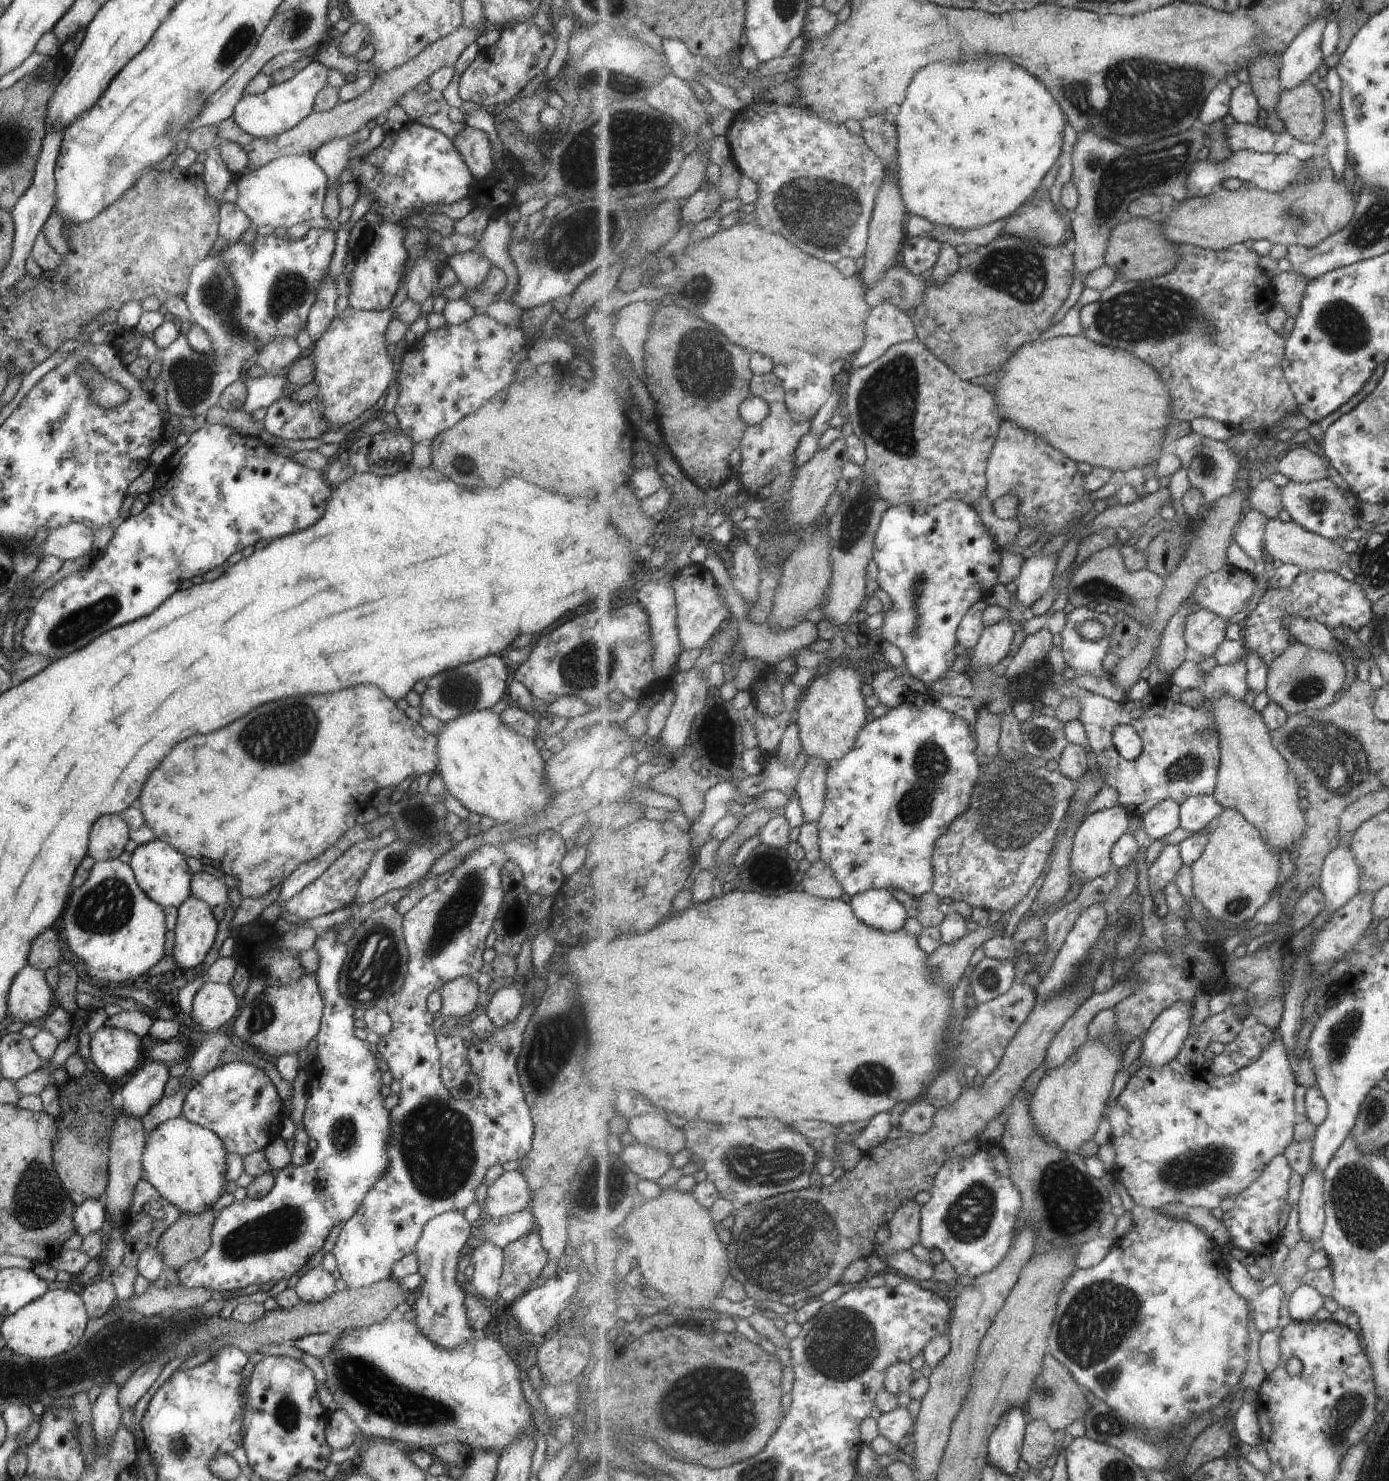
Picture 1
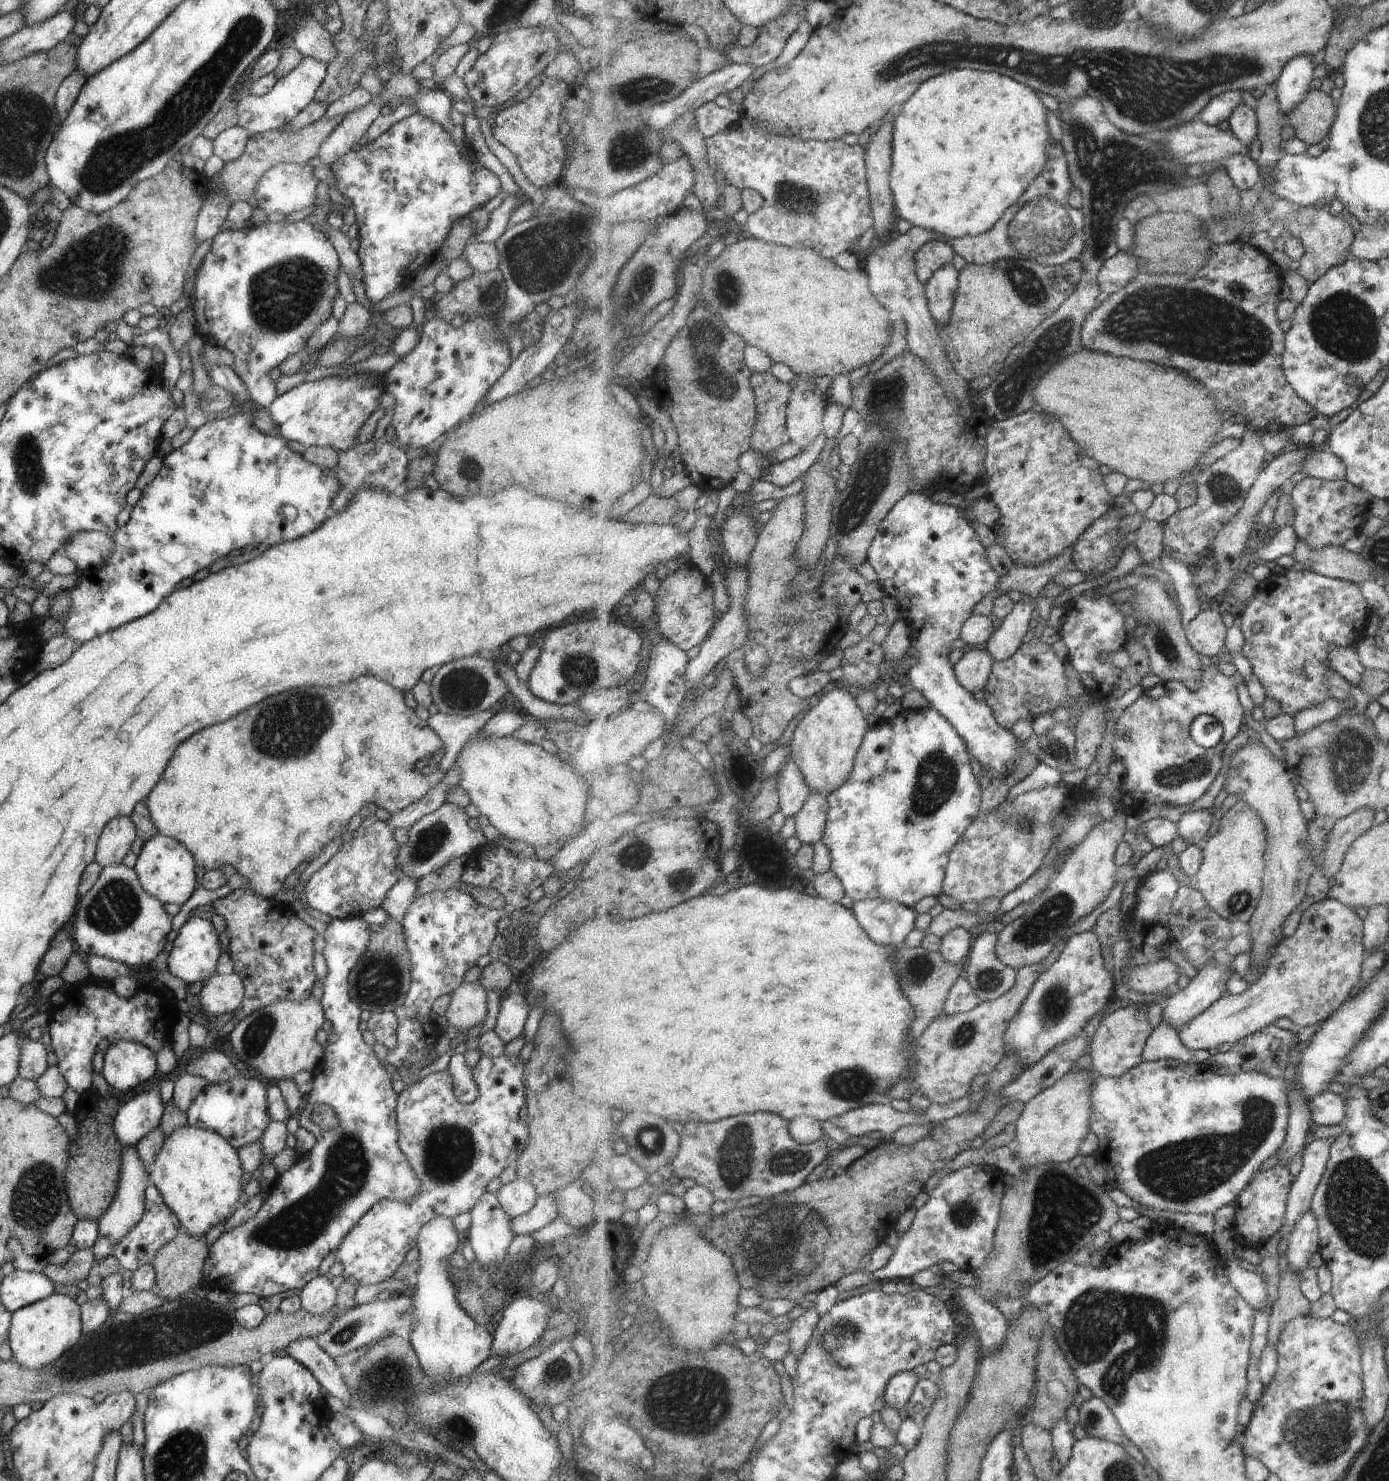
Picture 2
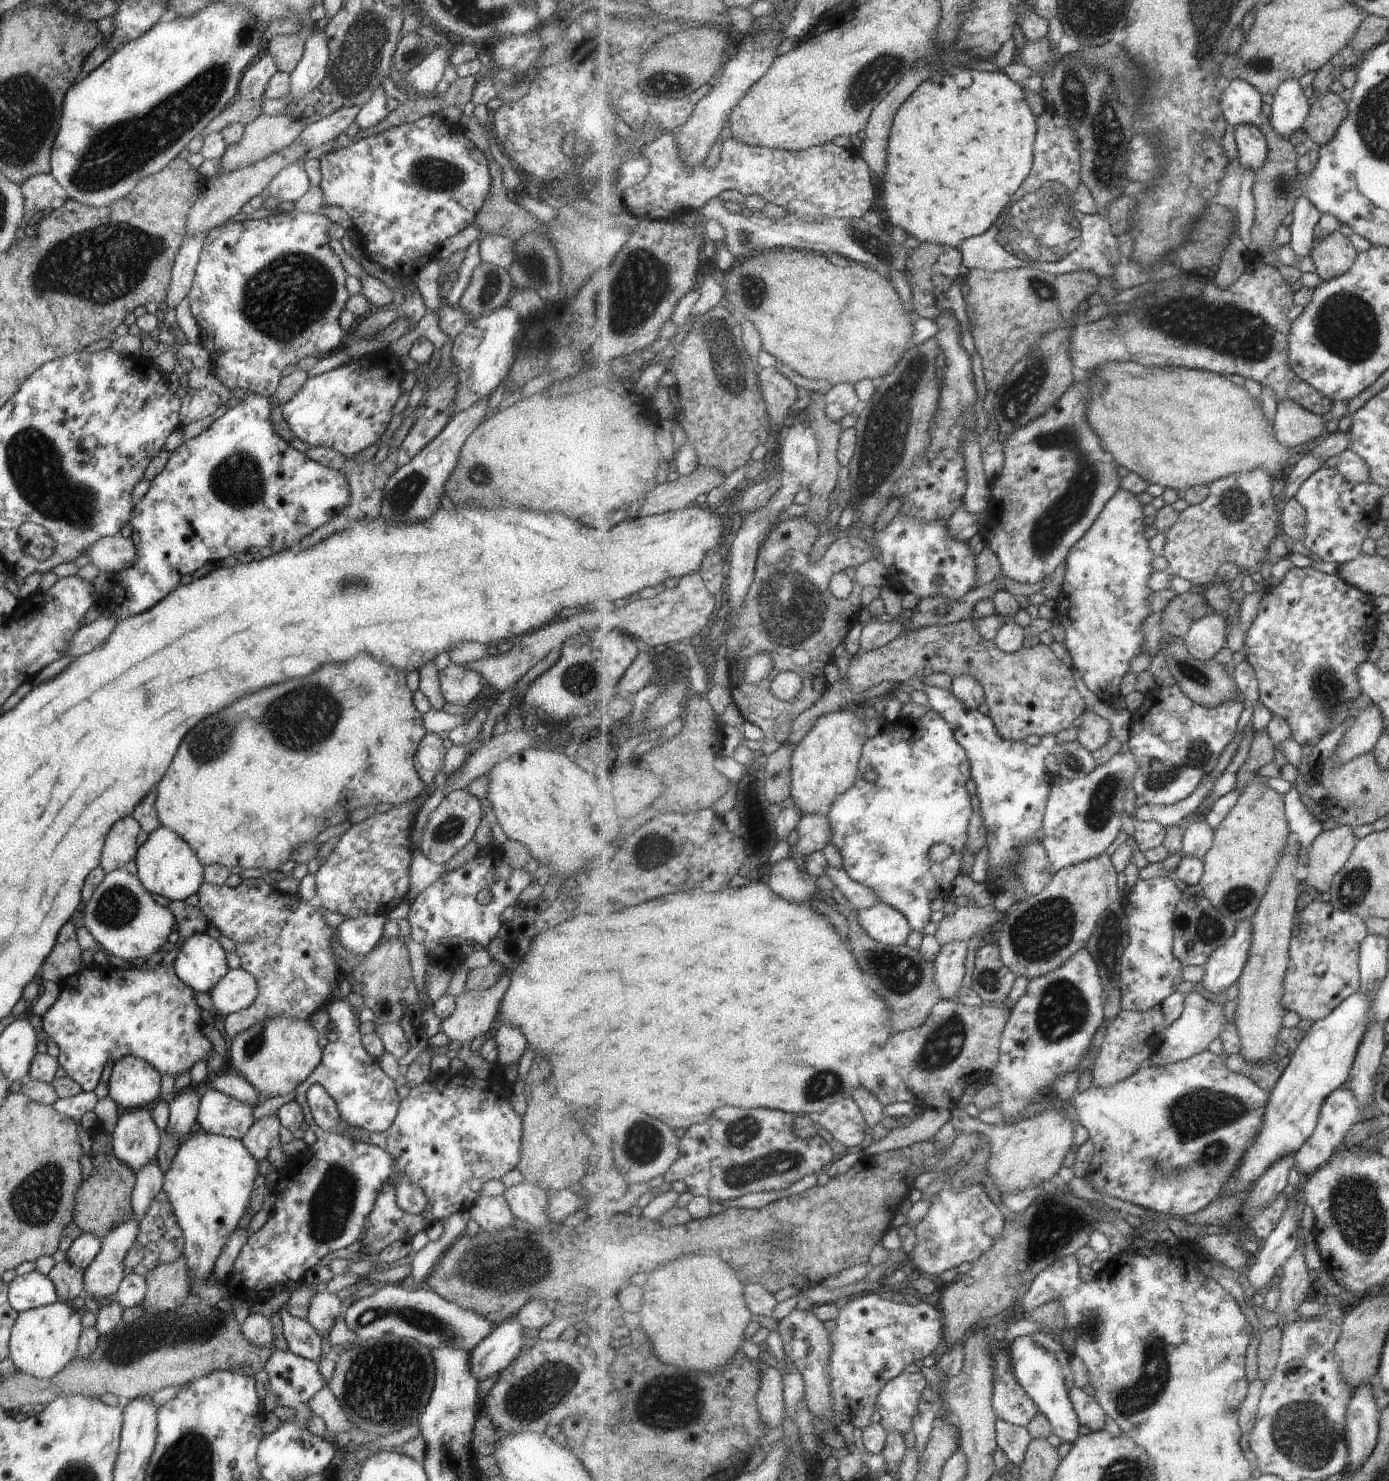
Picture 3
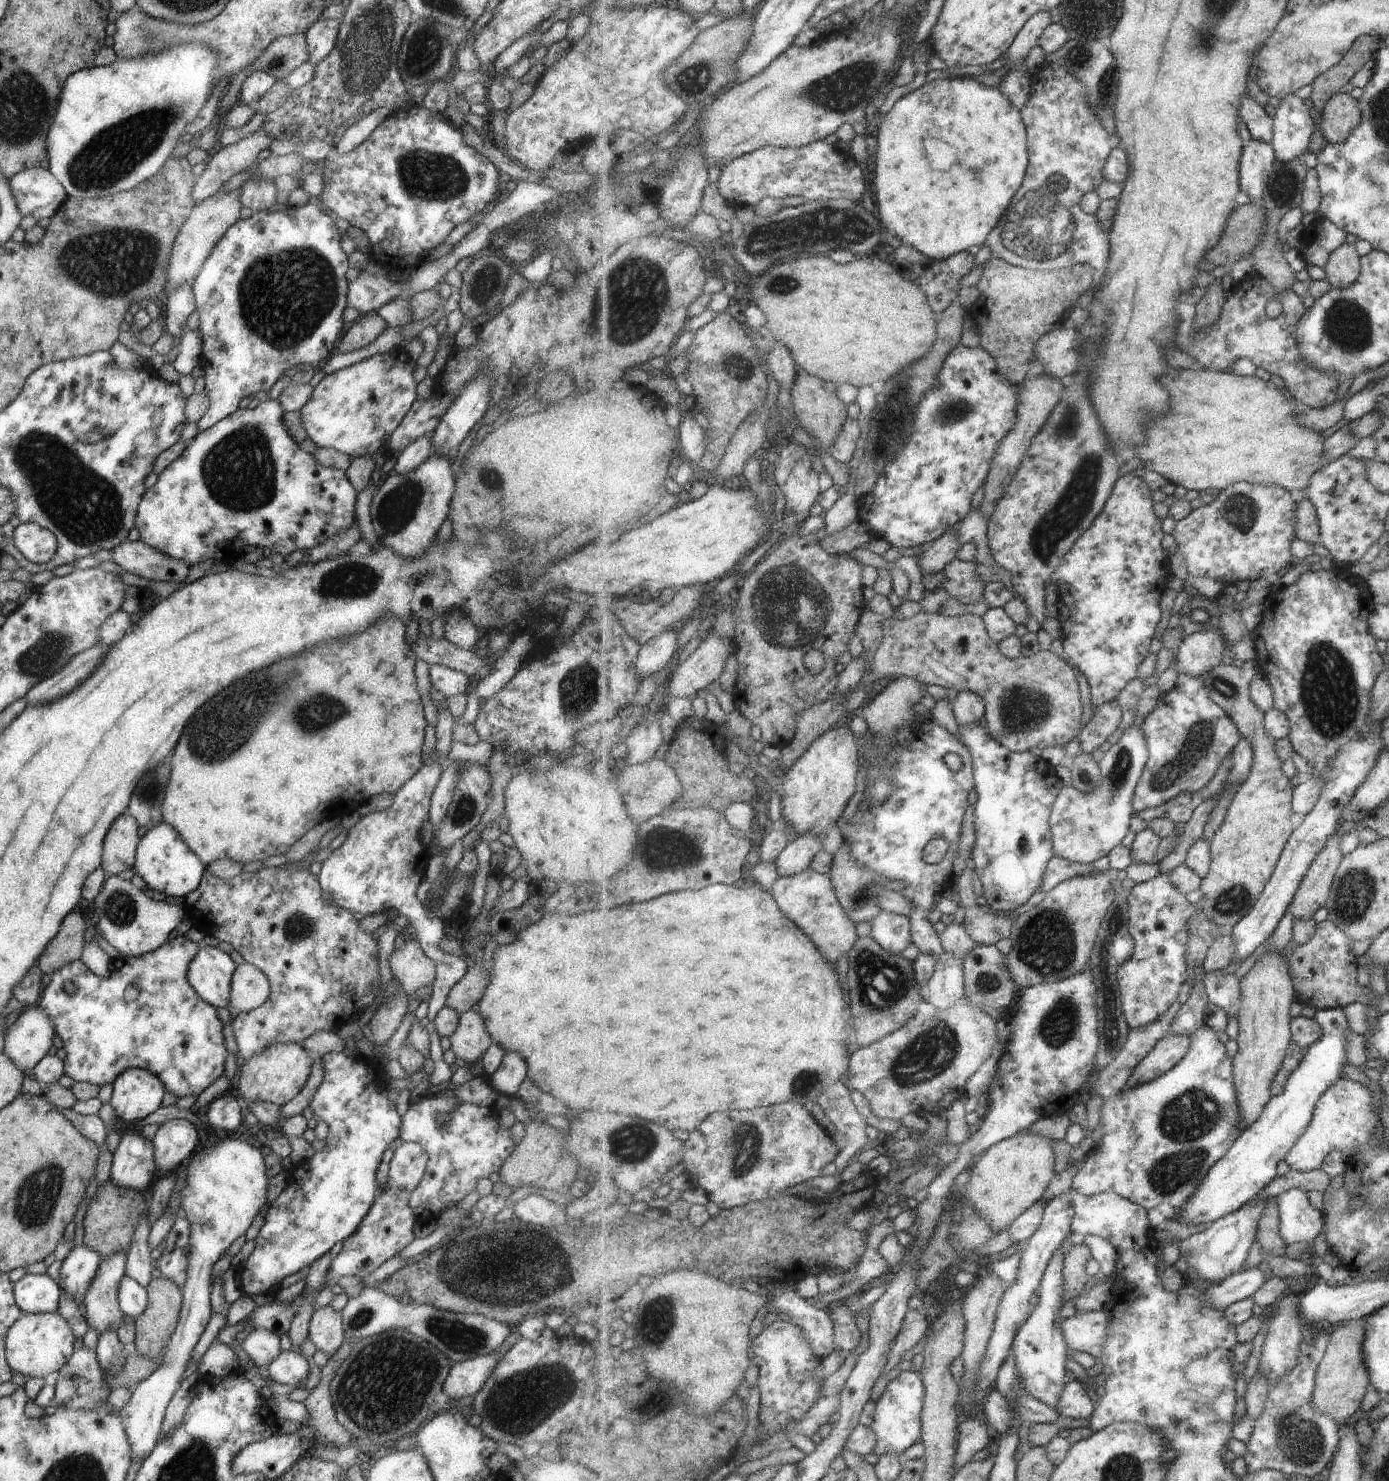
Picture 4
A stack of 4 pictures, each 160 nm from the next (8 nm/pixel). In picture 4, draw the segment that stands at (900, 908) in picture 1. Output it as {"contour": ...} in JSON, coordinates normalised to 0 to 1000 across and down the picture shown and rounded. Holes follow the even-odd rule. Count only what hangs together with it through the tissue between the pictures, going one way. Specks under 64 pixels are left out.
{"contour":[[[635,615],[627,623],[627,632],[641,644],[649,644],[657,637],[657,623],[654,619]]]}

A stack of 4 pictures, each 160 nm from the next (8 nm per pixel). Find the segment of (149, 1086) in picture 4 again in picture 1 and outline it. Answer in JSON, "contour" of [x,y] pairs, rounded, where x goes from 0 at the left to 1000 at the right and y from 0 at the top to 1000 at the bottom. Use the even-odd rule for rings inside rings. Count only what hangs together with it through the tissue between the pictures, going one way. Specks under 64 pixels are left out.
{"contour":[[[74,691],[65,700],[64,715],[78,729],[86,729],[94,725],[103,716],[104,702],[94,697]]]}

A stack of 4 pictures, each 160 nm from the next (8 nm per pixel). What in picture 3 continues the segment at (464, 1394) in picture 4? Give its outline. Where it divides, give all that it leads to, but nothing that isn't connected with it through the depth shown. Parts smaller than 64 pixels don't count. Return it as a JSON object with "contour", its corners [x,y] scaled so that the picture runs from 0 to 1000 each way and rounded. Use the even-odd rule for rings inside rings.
{"contour":[[[371,889],[362,891],[338,913],[339,928],[345,933],[359,927],[372,916],[378,905],[377,895]]]}

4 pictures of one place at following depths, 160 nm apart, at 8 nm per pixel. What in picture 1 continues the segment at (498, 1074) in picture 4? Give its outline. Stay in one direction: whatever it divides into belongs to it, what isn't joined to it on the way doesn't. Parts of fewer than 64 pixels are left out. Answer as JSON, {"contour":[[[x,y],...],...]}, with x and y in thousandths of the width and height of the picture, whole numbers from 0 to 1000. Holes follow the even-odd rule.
{"contour":[[[371,664],[359,667],[353,673],[349,685],[356,694],[361,694],[364,690],[374,685],[376,678],[376,667]]]}

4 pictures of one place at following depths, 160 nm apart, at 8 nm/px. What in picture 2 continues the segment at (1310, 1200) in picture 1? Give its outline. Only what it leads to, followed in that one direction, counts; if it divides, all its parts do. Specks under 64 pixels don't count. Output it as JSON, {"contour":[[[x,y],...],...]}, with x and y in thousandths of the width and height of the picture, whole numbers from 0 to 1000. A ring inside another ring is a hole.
{"contour":[[[944,817],[935,822],[928,837],[926,846],[927,855],[931,859],[937,860],[942,856],[945,847],[950,846],[950,825]]]}

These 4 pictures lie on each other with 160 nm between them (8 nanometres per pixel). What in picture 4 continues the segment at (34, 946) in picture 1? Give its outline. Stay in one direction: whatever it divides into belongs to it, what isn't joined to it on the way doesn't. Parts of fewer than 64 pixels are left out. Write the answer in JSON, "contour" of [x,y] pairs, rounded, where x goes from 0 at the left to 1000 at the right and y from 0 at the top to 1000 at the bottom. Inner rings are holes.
{"contour":[[[50,616],[41,628],[41,631],[35,635],[31,640],[30,646],[27,647],[27,654],[31,658],[38,658],[57,648],[60,638],[60,623],[55,616]]]}

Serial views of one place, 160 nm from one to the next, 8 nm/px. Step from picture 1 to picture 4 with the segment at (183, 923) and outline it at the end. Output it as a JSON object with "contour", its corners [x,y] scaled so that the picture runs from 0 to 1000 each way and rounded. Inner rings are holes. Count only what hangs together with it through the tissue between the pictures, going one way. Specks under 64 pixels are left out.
{"contour":[[[143,637],[143,641],[135,651],[135,663],[145,677],[153,681],[163,681],[166,659],[170,652],[156,639]]]}

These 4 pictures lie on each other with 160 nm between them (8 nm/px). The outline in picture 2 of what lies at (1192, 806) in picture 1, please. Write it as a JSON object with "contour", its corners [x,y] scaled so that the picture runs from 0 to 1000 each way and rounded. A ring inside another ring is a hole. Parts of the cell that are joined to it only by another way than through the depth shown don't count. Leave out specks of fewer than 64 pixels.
{"contour":[[[873,546],[855,547],[848,554],[849,564],[856,571],[866,571],[873,556]]]}

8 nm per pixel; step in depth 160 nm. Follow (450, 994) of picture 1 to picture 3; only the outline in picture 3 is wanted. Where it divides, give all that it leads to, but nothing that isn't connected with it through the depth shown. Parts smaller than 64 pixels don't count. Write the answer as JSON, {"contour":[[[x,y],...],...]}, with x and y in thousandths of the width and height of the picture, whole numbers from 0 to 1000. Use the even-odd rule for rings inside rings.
{"contour":[[[364,654],[361,659],[358,662],[356,666],[348,668],[335,668],[328,673],[328,679],[326,683],[317,689],[315,697],[320,698],[323,702],[338,705],[342,700],[346,699],[350,700],[353,689],[359,685],[359,676],[361,671],[366,666],[367,657],[366,654]]]}

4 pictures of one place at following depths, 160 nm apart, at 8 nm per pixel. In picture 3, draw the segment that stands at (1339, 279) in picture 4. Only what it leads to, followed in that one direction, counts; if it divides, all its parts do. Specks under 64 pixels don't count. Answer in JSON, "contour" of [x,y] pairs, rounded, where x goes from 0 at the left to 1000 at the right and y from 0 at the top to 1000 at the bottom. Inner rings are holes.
{"contour":[[[964,155],[947,162],[942,172],[947,180],[947,184],[952,190],[970,185],[974,181],[977,173],[978,172],[974,163]]]}

